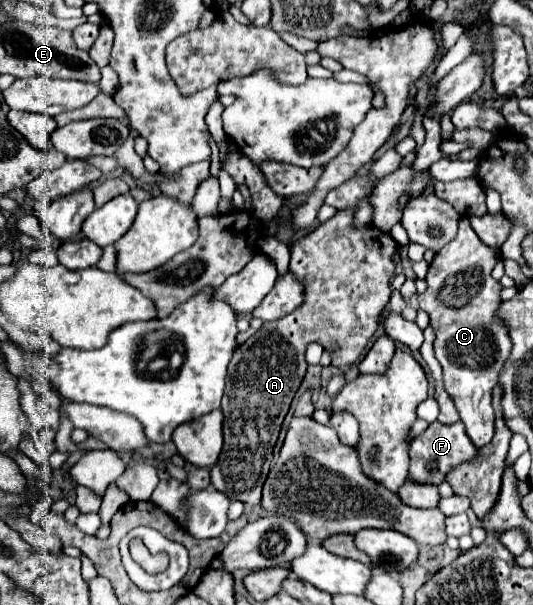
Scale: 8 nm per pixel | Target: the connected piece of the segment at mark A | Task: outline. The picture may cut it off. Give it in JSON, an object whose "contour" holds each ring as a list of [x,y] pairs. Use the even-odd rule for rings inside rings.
{"contour":[[[337,211],[335,217],[331,217],[329,221],[321,223],[315,231],[295,241],[295,245],[291,247],[289,271],[303,283],[305,301],[293,313],[273,323],[263,323],[259,333],[255,333],[241,347],[235,349],[233,359],[229,363],[227,387],[225,387],[223,405],[221,405],[221,411],[225,415],[225,421],[223,421],[225,445],[223,445],[219,461],[211,469],[213,487],[225,493],[229,499],[237,499],[245,503],[247,507],[257,505],[261,501],[261,489],[269,473],[273,447],[277,443],[281,423],[307,371],[305,347],[311,341],[317,341],[323,347],[335,347],[337,349],[333,357],[335,367],[353,365],[361,357],[369,339],[377,331],[377,325],[381,323],[381,311],[387,305],[389,295],[391,295],[389,283],[395,275],[395,263],[391,261],[391,255],[397,251],[397,247],[399,245],[385,231],[379,231],[377,227],[369,225],[363,229],[353,229],[349,211]]]}

